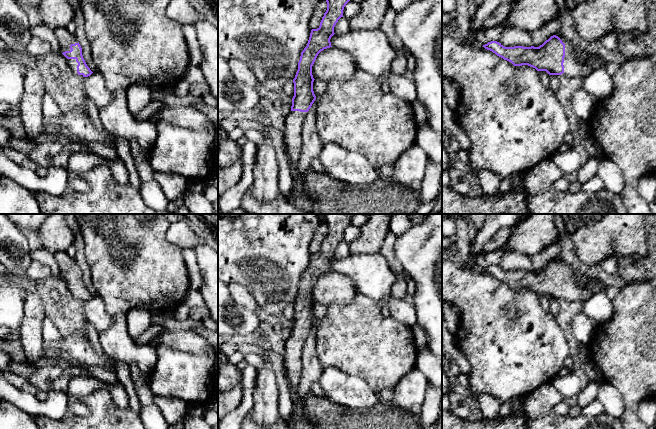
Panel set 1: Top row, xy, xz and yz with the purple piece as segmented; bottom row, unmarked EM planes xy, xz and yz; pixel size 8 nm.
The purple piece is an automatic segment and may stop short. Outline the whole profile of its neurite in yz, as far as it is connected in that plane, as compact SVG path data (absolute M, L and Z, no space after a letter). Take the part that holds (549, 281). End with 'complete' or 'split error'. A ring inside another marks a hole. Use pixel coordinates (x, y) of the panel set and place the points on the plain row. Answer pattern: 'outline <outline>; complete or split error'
outline M556 259L539 271L505 271L497 265L488 266L483 271L514 290L528 289L537 295L546 295L549 299L564 298L571 302L584 302L594 292L603 289L599 282L584 285L570 267Z; split error

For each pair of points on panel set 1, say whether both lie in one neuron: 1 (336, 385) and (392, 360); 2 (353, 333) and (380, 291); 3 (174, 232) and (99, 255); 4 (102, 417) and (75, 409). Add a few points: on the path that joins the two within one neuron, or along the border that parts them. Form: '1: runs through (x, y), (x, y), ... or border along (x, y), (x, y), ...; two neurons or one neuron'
1: border along (334, 367), (348, 374), (359, 376), (374, 391); two neurons
2: border along (358, 291), (372, 299), (383, 302); two neurons
3: border along (169, 224), (166, 238), (180, 249); two neurons
4: border along (80, 400), (87, 407), (87, 413), (73, 415); two neurons

